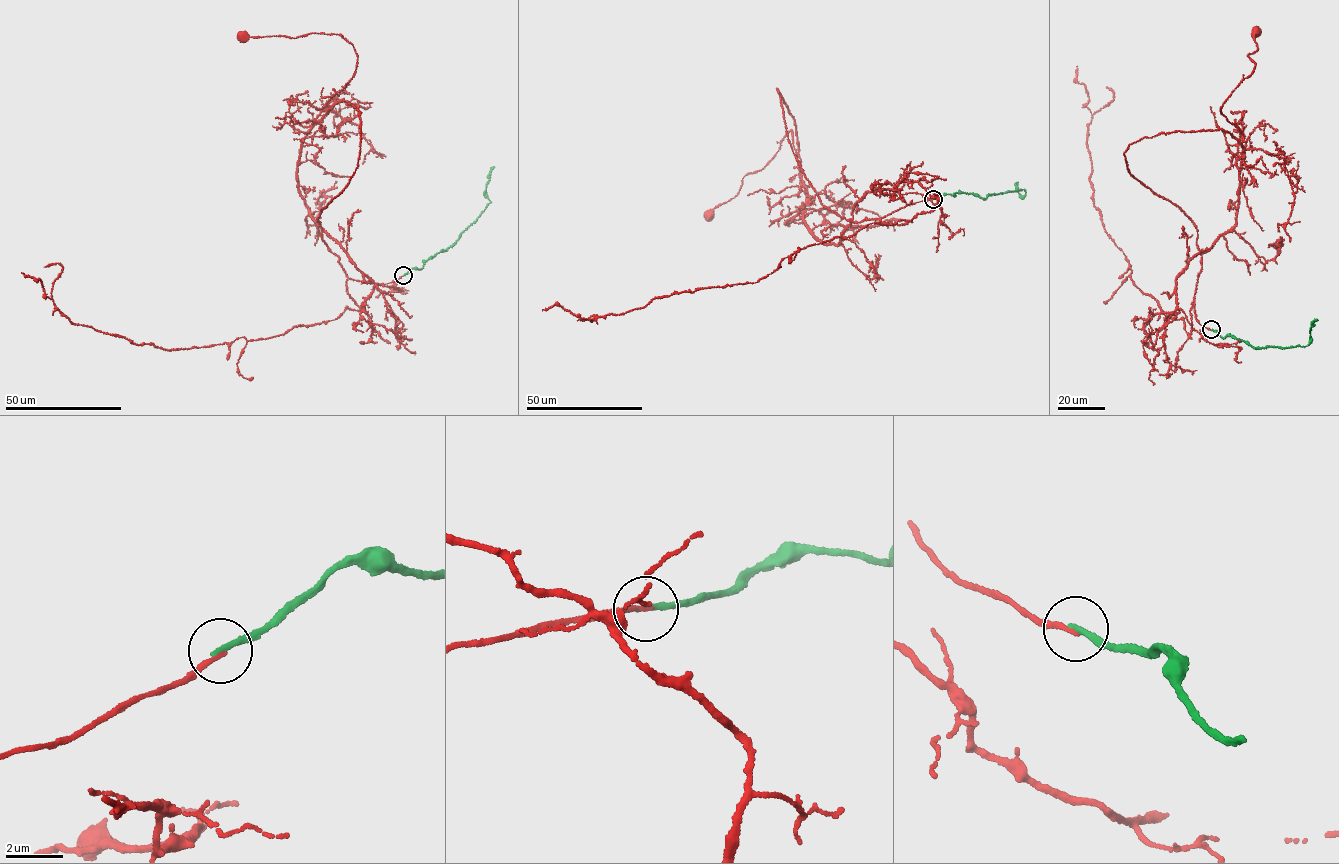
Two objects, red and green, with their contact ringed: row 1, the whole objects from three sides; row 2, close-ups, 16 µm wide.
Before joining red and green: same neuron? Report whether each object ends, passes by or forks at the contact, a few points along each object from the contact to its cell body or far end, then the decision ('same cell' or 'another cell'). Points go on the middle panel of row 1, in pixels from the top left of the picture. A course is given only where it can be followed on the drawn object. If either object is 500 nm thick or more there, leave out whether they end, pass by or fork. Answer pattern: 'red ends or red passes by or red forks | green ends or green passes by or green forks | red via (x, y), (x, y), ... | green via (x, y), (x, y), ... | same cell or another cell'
red ends | green ends | red via (933, 198), (858, 222), (826, 207), (790, 145), (776, 88), (793, 118), (806, 187), (791, 130), (708, 214) | green via (933, 198), (962, 192), (985, 199), (1024, 190), (1025, 195), (1017, 191), (1018, 182) | same cell

